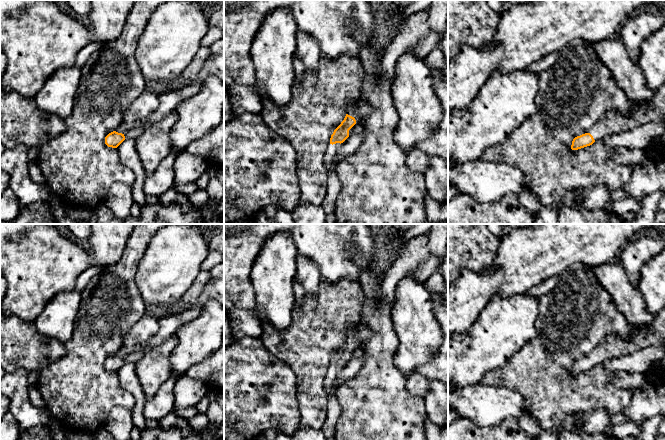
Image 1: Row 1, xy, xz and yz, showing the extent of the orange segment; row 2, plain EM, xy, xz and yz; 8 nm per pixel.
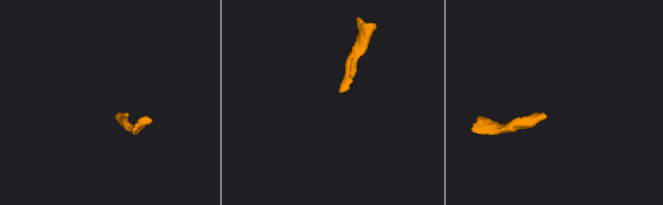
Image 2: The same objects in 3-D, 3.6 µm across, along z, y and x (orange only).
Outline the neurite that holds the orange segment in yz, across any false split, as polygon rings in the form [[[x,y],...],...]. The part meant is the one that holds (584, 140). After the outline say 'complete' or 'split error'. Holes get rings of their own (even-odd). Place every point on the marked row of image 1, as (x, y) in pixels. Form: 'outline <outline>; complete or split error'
outline [[[665,84],[654,92],[653,97],[641,105],[629,105],[626,115],[609,111],[588,133],[573,139],[571,149],[578,150],[592,145],[605,136],[619,135],[641,125],[665,120]]]; split error

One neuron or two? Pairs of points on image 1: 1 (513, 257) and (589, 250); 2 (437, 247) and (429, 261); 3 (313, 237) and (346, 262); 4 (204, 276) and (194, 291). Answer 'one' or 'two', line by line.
1: one
2: two
3: one
4: one

